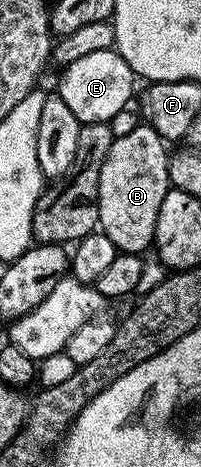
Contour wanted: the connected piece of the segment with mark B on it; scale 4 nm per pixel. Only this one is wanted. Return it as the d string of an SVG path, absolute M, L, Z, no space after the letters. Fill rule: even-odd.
M138 123L132 127L128 133L123 133L114 138L109 147L109 155L105 155L105 163L101 167L101 179L99 180L99 224L98 228L105 235L109 235L111 245L120 253L138 253L140 255L146 254L146 249L152 248L155 240L155 228L157 227L157 211L161 211L161 203L165 199L167 190L172 188L171 180L169 179L169 171L167 170L167 162L169 160L169 145L163 140L163 136L157 132L152 125L146 123Z

